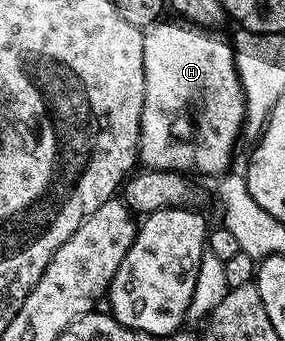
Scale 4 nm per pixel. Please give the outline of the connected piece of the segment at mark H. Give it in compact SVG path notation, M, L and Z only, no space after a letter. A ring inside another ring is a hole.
M175 20L176 22L157 21L155 24L147 27L143 31L144 43L142 44L142 64L144 65L144 103L142 104L142 120L140 121L140 148L138 151L138 162L141 167L149 170L175 170L177 172L192 172L188 170L197 170L200 174L216 174L220 176L229 169L232 162L232 149L236 146L236 134L241 133L242 123L244 121L244 89L240 83L240 77L236 71L236 52L231 41L228 42L212 28L195 26L185 20ZM179 102L193 102L196 105L196 134L200 137L200 146L191 146L188 142L175 142L172 139L172 121L176 118L176 105Z

